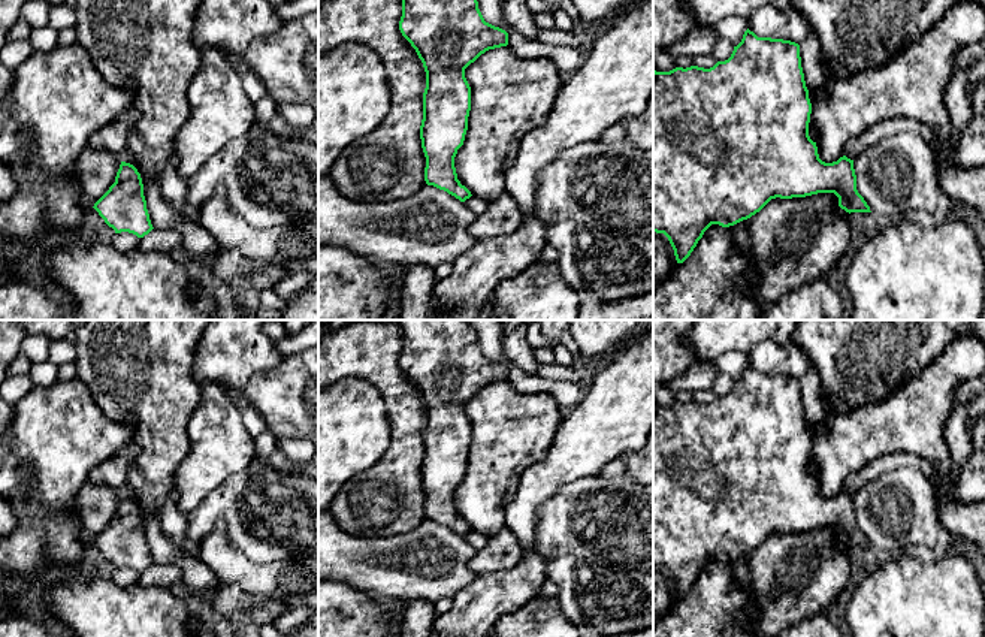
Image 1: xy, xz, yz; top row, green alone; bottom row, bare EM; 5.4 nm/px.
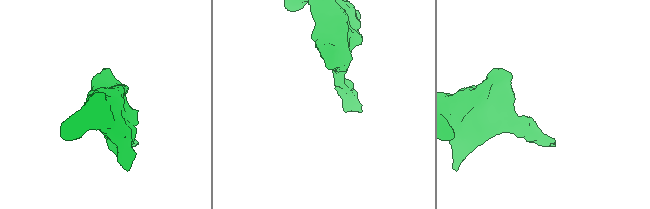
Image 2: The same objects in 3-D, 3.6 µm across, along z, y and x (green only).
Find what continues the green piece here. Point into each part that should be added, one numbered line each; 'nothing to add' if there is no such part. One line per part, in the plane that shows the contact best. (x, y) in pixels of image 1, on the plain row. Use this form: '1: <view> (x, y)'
nothing to add

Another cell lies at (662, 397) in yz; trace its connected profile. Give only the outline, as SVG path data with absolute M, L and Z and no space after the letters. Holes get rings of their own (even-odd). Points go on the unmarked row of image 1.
M659 386L653 390L653 405L656 407L670 407L677 402L676 392Z

